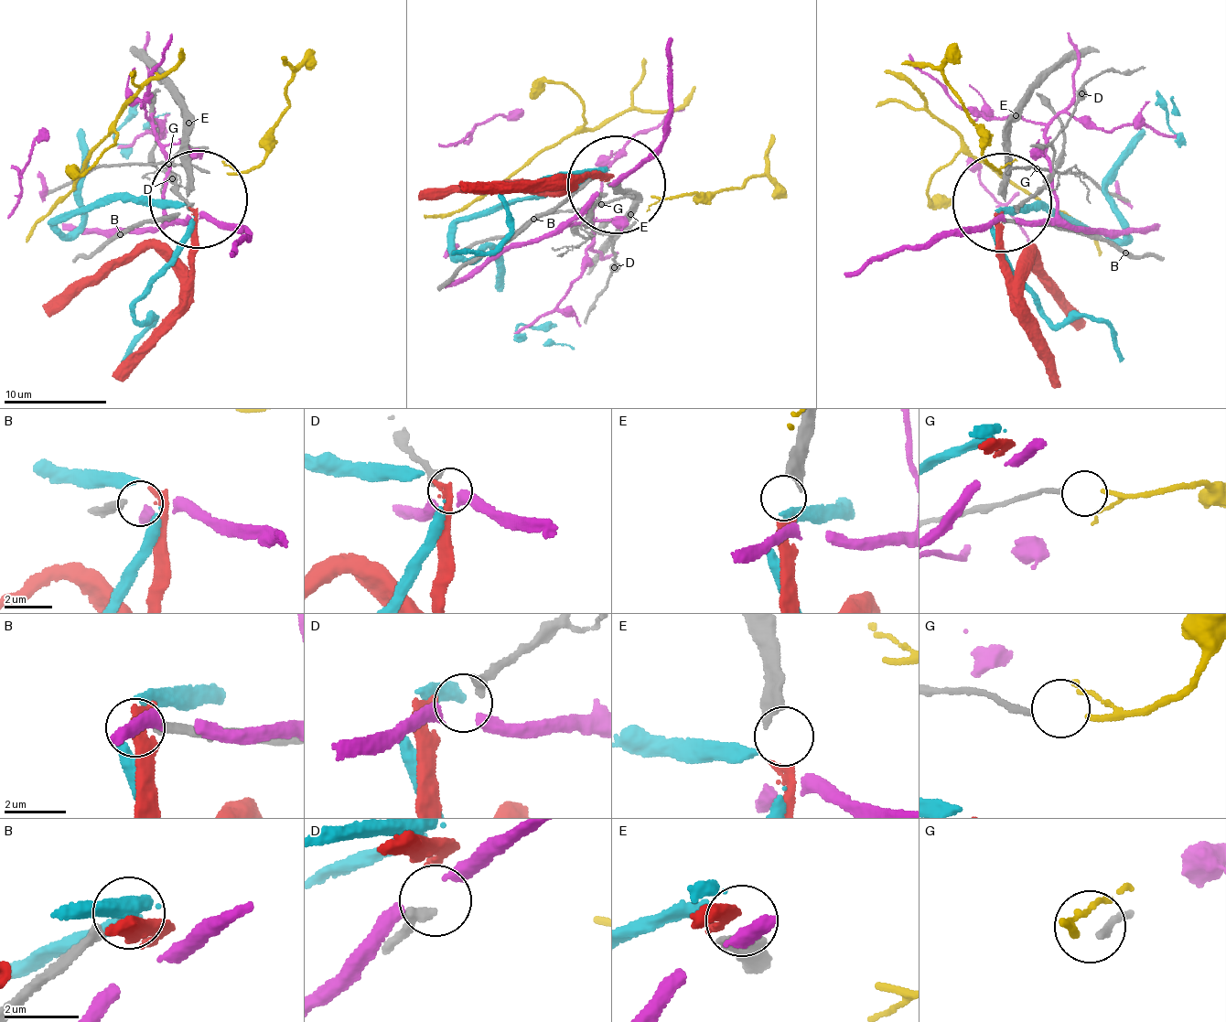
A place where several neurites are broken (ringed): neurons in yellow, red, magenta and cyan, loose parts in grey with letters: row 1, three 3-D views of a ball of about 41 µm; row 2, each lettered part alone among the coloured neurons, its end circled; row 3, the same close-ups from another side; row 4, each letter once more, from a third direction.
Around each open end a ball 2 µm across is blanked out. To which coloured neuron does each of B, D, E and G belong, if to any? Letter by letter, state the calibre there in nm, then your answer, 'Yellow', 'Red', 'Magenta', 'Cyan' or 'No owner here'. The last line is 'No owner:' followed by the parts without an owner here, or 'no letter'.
B: Thickness 280 nm. No owner here
D: Thickness 320 nm. No owner here
E: Thickness 420 nm. Red
G: Thickness 200 nm. Yellow
No owner: B, D

